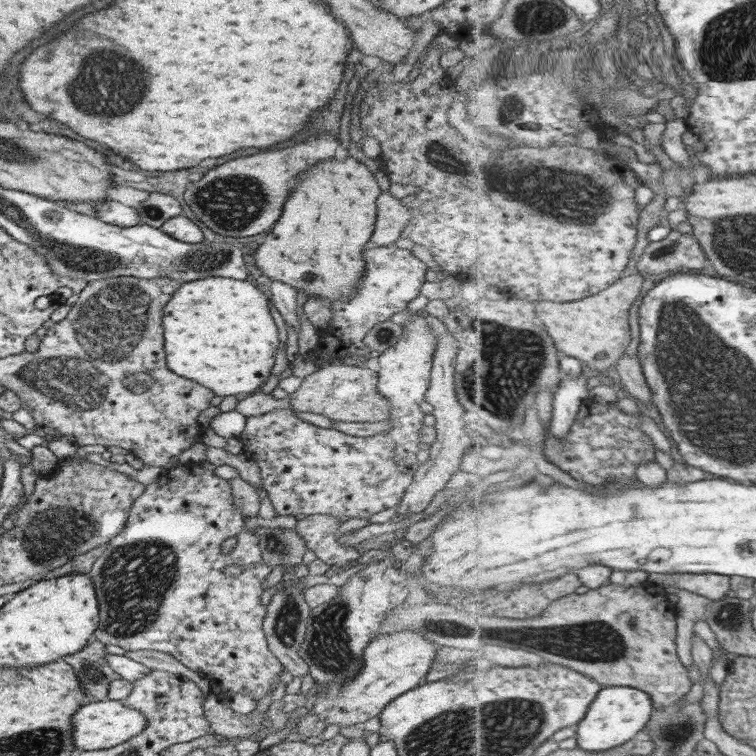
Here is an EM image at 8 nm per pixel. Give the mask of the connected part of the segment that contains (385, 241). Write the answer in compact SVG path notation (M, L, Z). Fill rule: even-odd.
M387 190L381 191L376 198L375 224L369 246L387 247L400 237L410 217L416 214L413 210L410 215L408 206L414 208L414 205L401 205L399 199L392 197Z

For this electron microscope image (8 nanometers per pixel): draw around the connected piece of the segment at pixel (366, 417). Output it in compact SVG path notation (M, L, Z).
M325 365L305 376L287 398L293 411L312 412L333 421L385 421L388 417L388 402L377 392L377 379L377 373L363 366Z

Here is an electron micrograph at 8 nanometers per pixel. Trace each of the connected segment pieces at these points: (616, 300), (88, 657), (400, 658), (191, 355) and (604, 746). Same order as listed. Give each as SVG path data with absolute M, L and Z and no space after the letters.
M644 274L621 277L606 290L575 302L537 302L537 314L549 334L553 334L560 354L582 360L593 375L605 374L607 368L616 367L633 338L629 310L639 298L645 278Z
M91 639L75 654L65 655L61 660L71 668L86 700L102 701L108 689L109 682L120 676L105 662L104 644Z
M399 630L375 636L362 650L363 664L360 671L342 685L327 686L319 691L310 712L323 719L326 725L340 728L362 724L377 717L392 698L412 690L422 682L437 649L415 630Z
M211 276L184 282L171 294L171 298L163 306L161 326L165 364L173 374L189 378L220 397L253 393L257 386L262 386L273 366L273 354L277 348L277 326L269 316L265 296L251 284L253 282L249 279Z
M636 686L604 687L592 703L587 717L578 726L578 746L589 752L607 751L624 746L648 726L654 711L654 701L647 691Z

